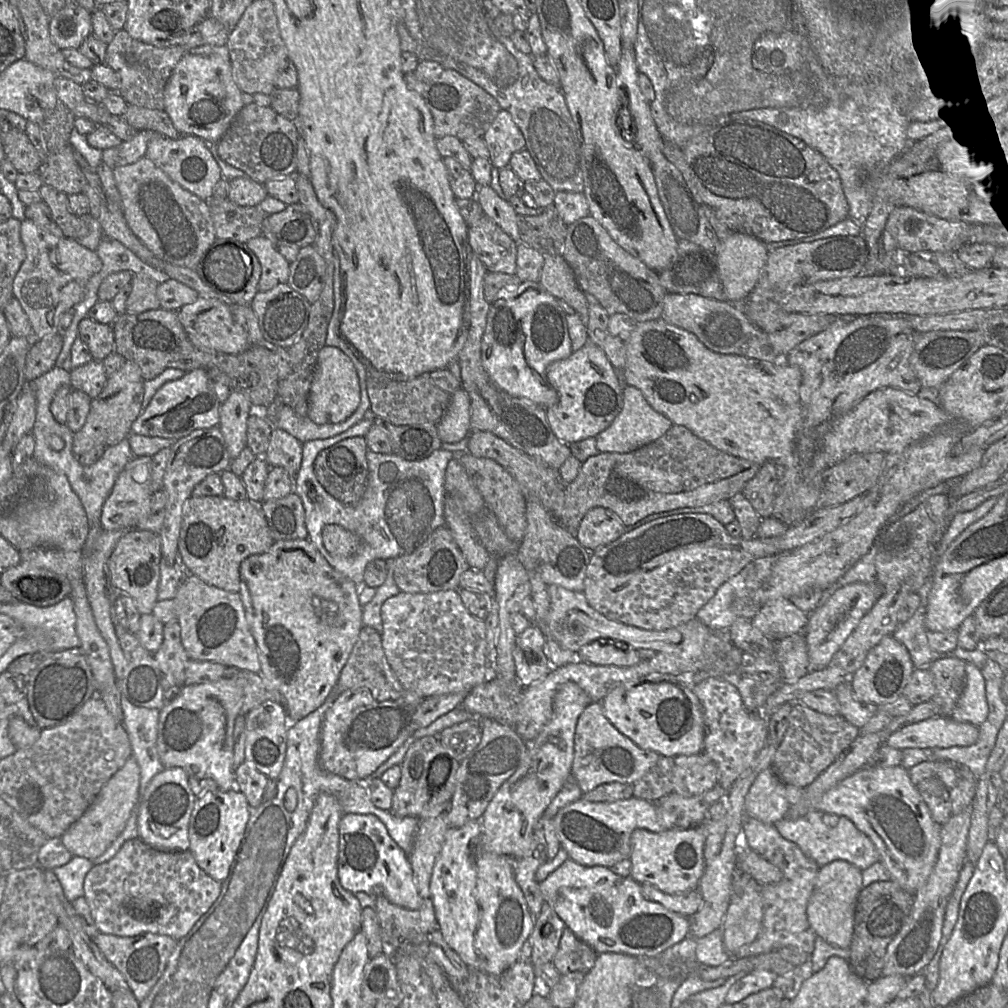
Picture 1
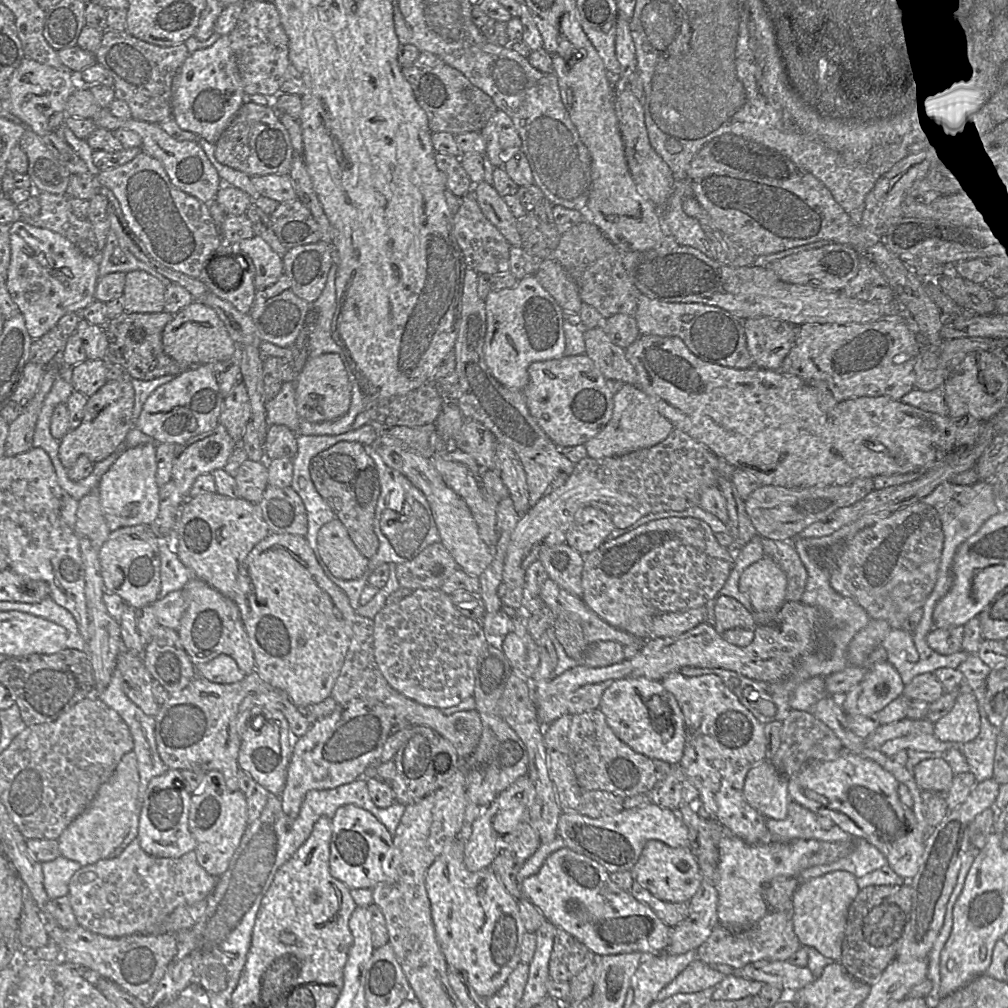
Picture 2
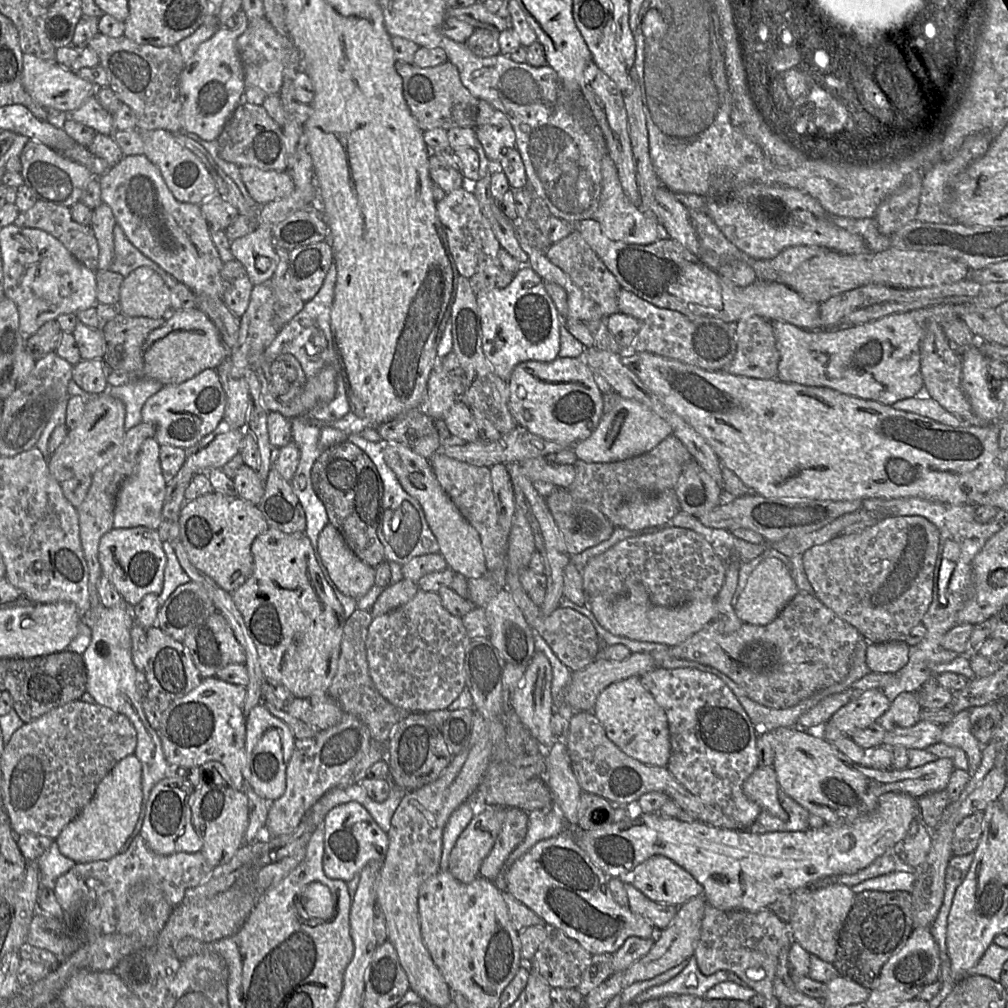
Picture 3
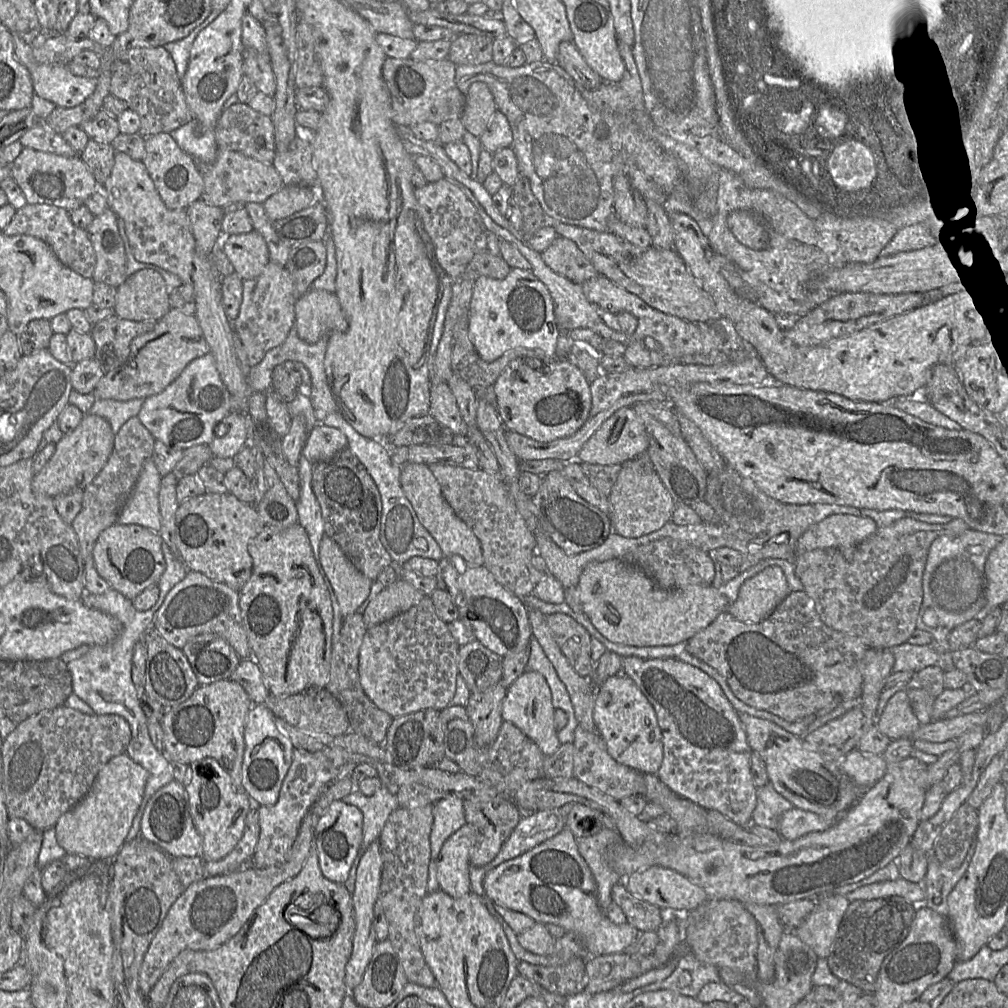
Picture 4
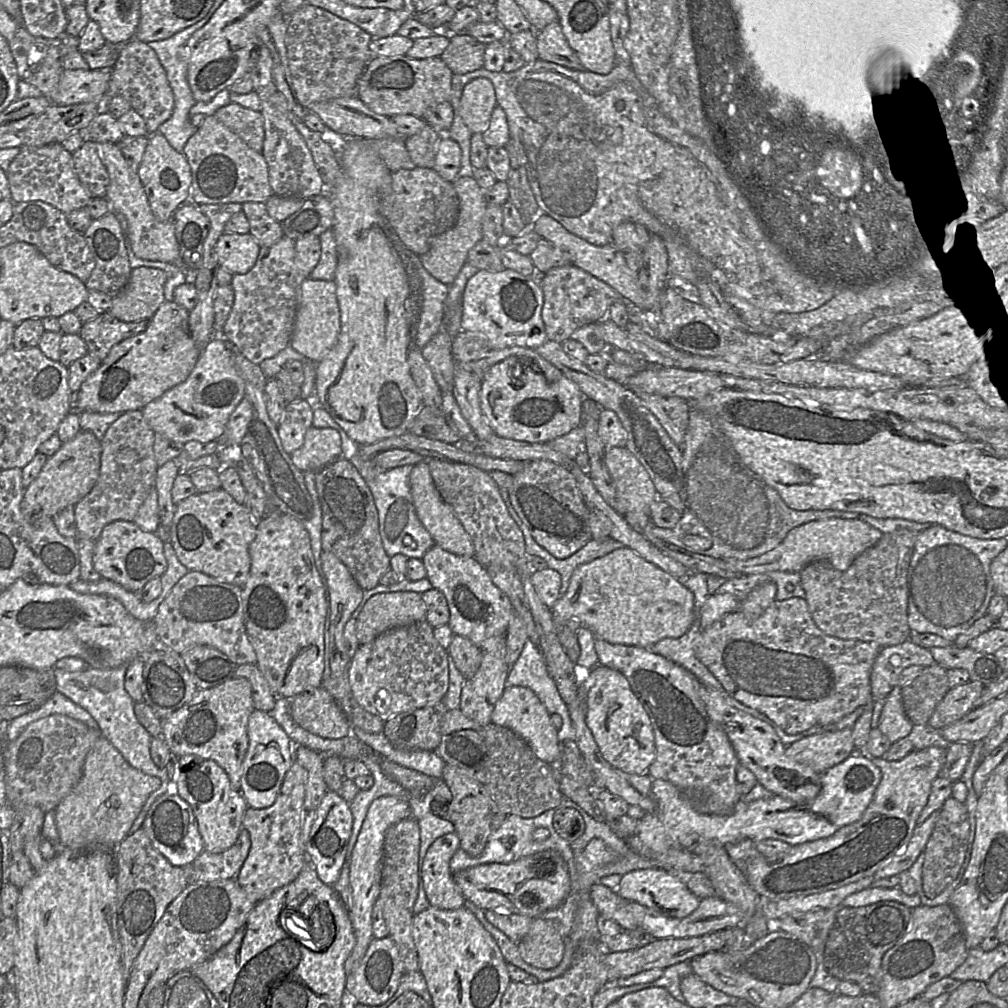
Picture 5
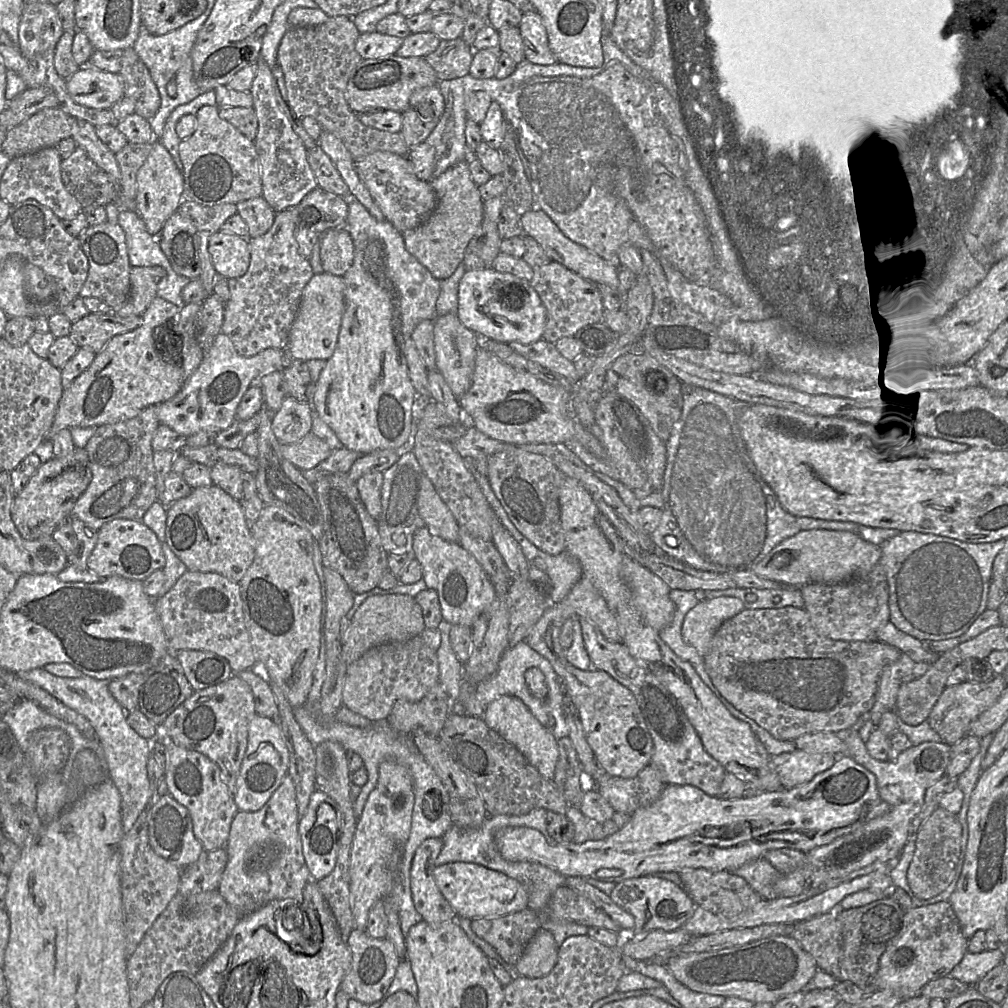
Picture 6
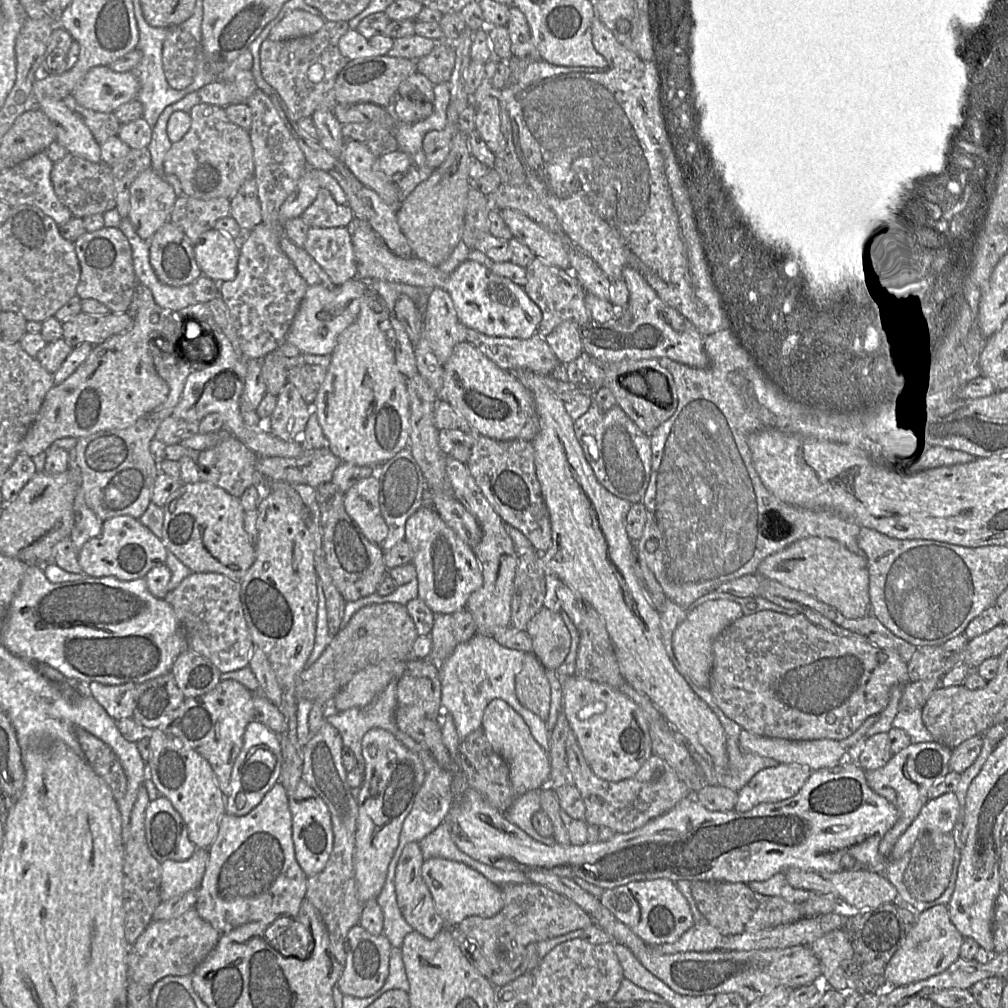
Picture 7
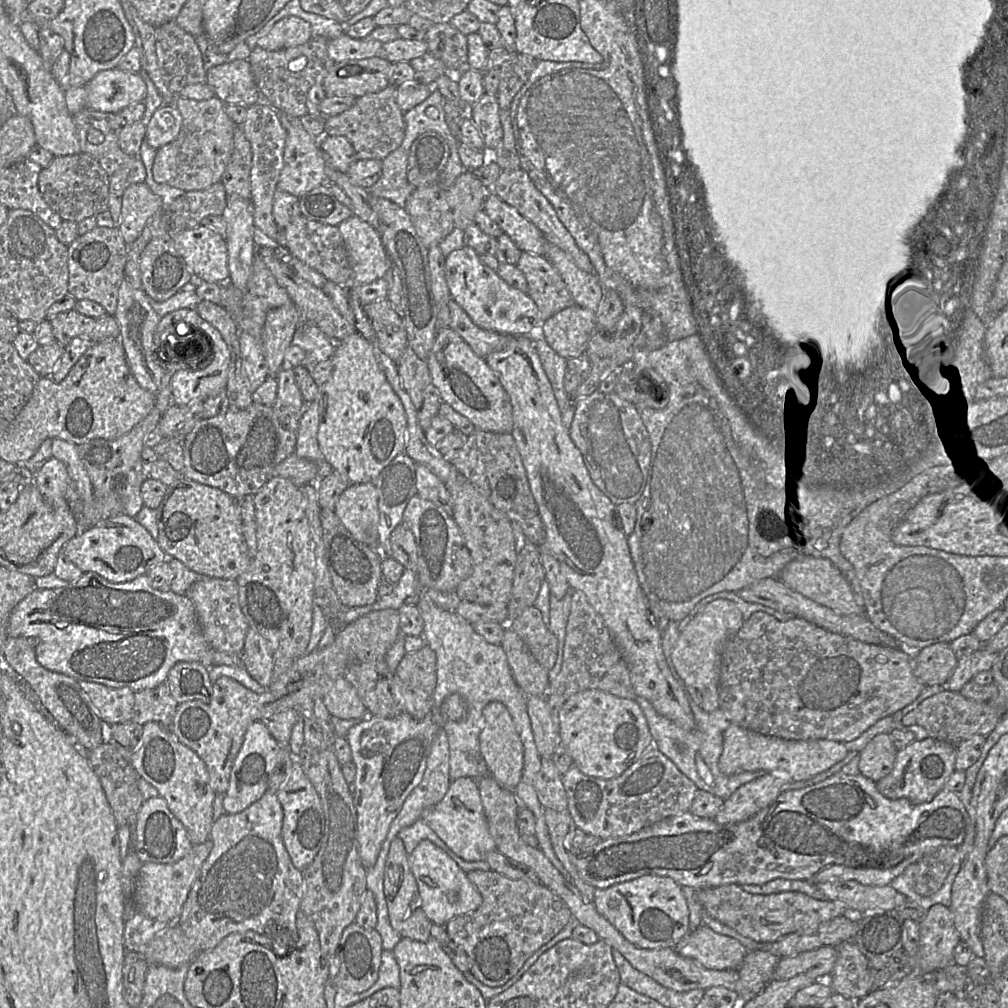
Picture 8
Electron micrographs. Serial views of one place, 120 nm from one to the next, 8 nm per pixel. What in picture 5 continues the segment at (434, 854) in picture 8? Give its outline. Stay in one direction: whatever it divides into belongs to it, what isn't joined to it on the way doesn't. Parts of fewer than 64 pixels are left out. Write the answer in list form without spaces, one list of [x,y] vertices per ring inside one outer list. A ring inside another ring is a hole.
[[[555,850],[540,851],[506,864],[473,866],[453,873],[453,879],[465,900],[484,911],[502,910],[532,918],[559,906],[571,890],[566,863]]]

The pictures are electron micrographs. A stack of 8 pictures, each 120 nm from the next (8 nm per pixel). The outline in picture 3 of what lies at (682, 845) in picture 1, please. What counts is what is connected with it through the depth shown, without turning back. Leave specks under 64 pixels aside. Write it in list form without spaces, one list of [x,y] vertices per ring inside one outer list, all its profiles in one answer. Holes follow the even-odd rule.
[[[662,855],[644,861],[628,880],[650,900],[677,907],[704,893],[689,872]]]

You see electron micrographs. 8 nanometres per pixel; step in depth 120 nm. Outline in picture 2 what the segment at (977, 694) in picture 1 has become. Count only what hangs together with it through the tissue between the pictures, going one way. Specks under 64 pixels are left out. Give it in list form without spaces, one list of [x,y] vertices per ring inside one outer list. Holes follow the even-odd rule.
[[[964,679],[953,708],[934,724],[933,734],[943,742],[961,745],[978,736],[980,719],[977,698]]]

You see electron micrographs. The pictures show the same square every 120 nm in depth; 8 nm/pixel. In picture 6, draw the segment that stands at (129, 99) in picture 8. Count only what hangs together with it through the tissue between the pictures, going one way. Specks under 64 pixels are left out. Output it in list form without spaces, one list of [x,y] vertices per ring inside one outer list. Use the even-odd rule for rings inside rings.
[[[90,65],[67,79],[67,90],[77,104],[93,109],[110,109],[124,96],[119,73],[104,72]]]

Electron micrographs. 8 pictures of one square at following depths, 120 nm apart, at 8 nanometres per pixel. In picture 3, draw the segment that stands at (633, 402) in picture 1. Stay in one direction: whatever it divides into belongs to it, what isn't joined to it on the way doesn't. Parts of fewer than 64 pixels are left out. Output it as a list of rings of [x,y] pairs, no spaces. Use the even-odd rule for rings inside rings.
[[[620,397],[614,407],[603,415],[599,426],[585,440],[574,445],[578,460],[587,463],[607,463],[625,460],[649,452],[672,433],[671,426],[640,402]]]

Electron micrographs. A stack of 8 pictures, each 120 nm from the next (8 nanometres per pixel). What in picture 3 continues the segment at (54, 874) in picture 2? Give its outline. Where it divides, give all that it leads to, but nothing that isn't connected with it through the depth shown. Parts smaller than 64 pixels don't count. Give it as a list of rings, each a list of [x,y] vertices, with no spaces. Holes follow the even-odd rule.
[[[53,840],[37,863],[40,885],[53,890],[57,879],[68,872],[76,862],[61,854],[56,841]]]

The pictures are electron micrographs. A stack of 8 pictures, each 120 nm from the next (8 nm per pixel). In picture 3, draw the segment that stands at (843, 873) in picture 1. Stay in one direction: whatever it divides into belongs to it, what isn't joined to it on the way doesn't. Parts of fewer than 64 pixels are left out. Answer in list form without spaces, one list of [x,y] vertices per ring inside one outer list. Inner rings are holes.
[[[831,884],[813,891],[800,888],[792,893],[795,901],[789,928],[793,941],[799,943],[809,954],[833,963],[837,941],[856,894],[843,884]]]

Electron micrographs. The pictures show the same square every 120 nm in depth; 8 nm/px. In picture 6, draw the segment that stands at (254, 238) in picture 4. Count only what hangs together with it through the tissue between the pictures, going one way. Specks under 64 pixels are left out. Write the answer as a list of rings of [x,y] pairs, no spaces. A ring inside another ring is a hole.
[[[215,232],[208,239],[208,251],[218,275],[231,279],[240,278],[247,272],[250,263],[248,237]]]

